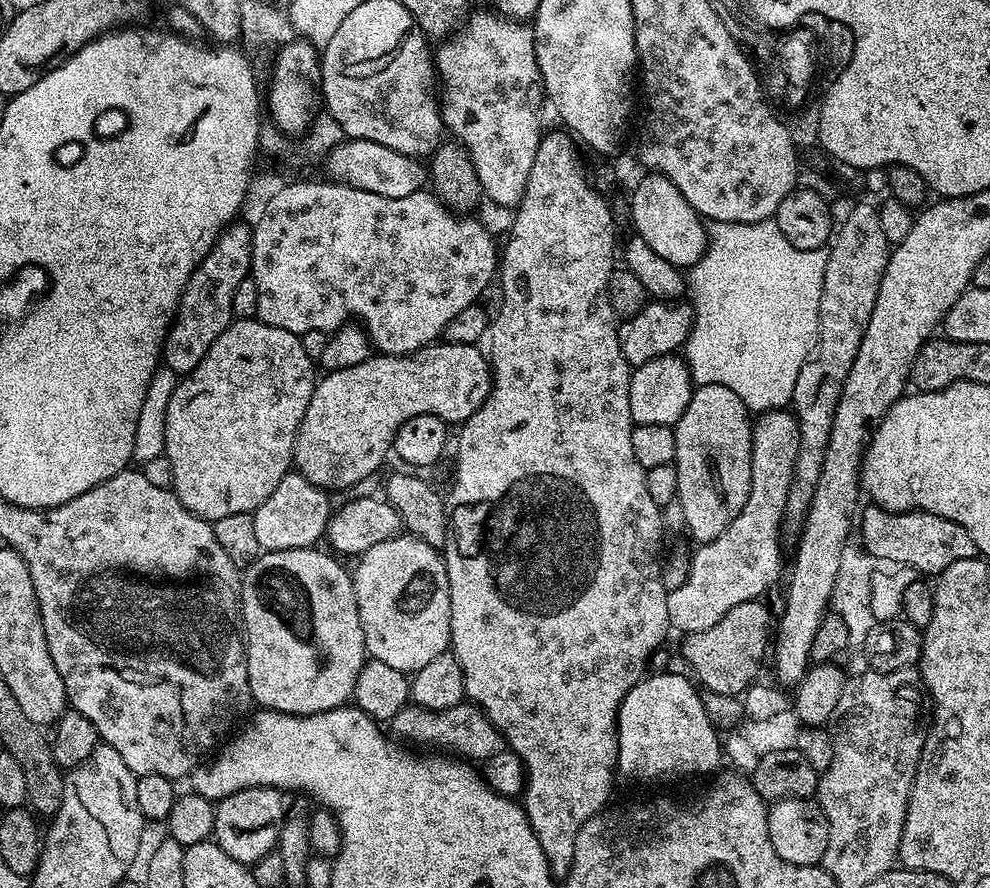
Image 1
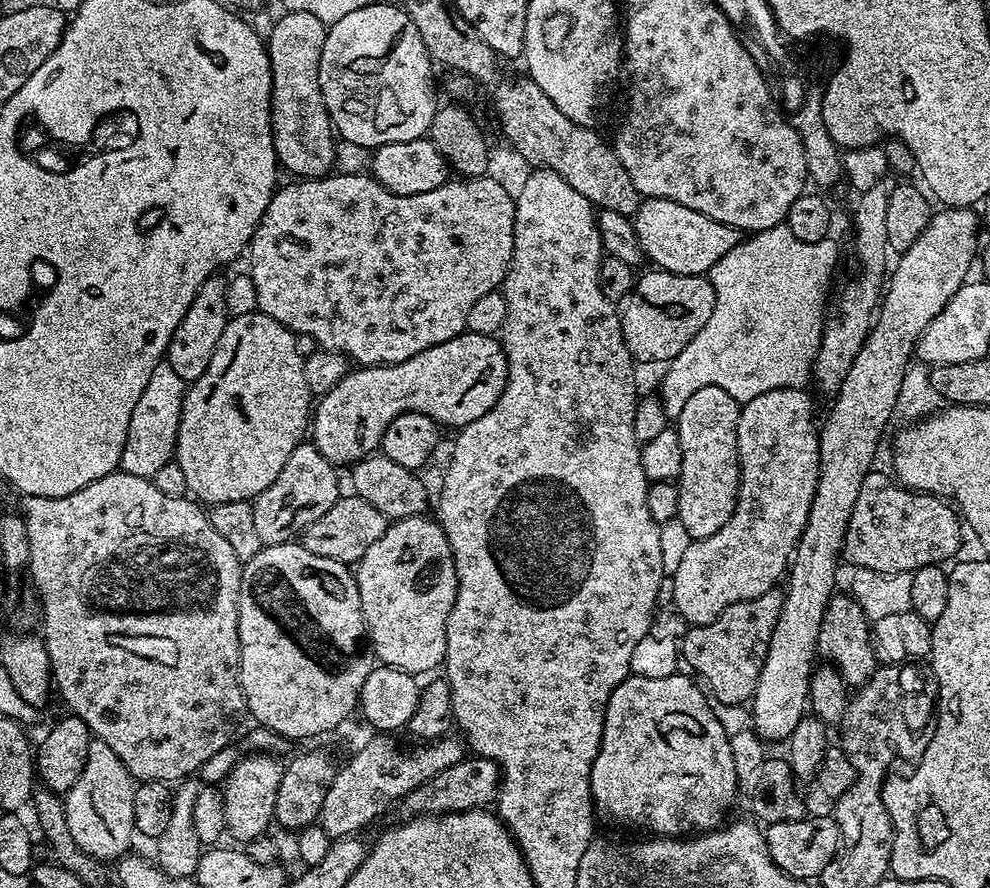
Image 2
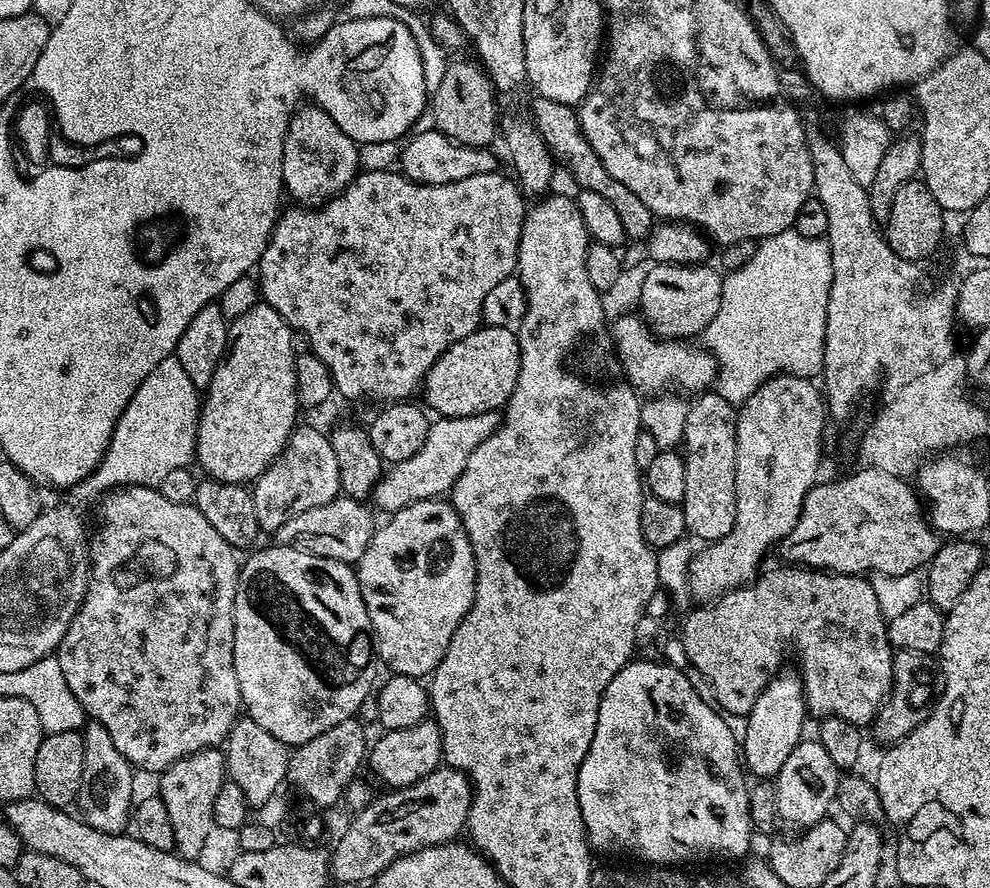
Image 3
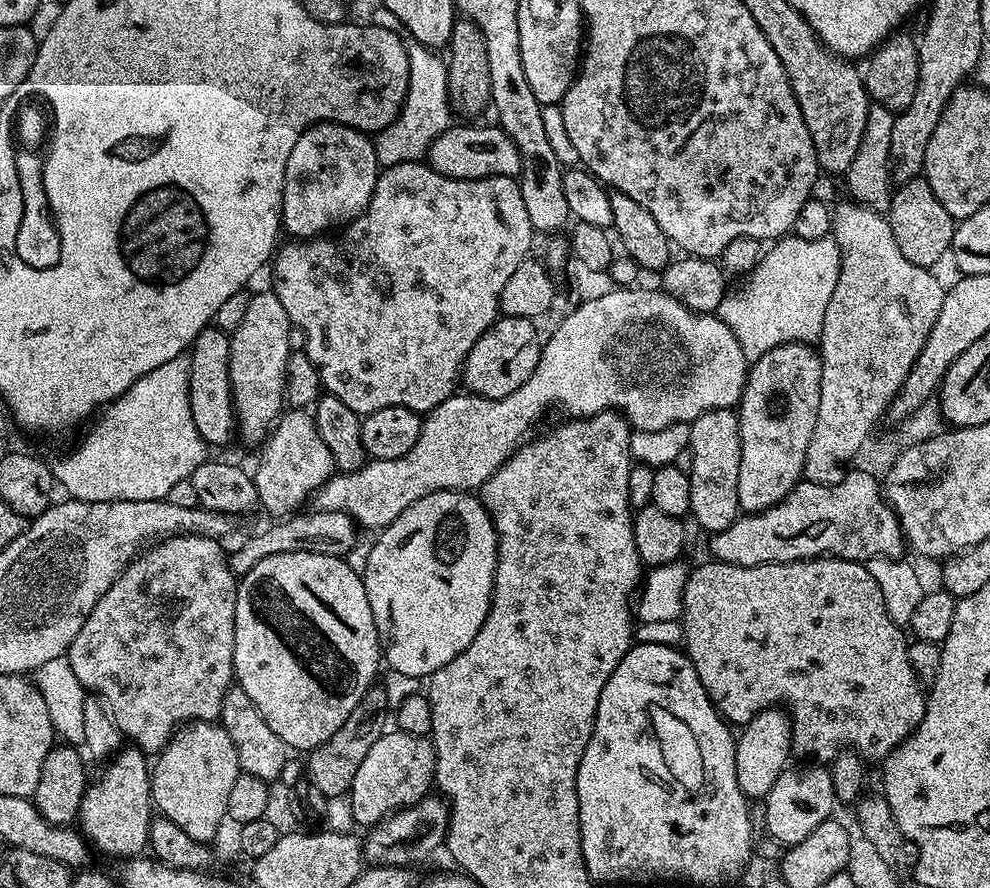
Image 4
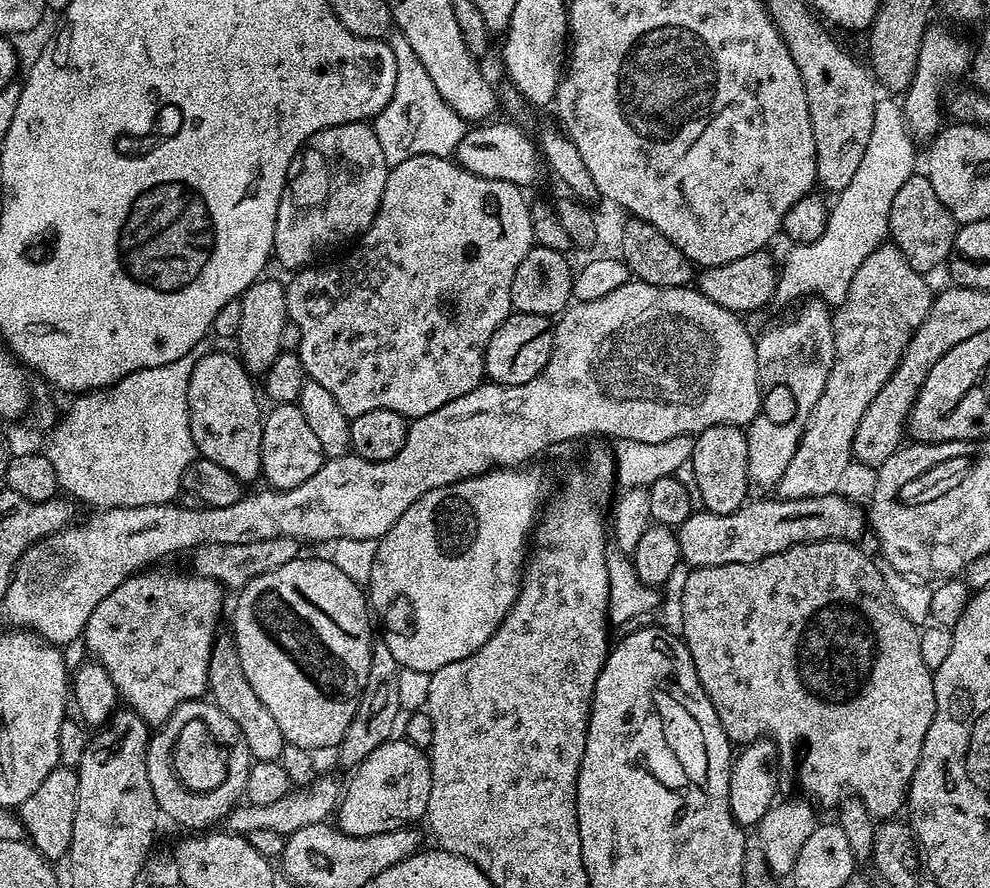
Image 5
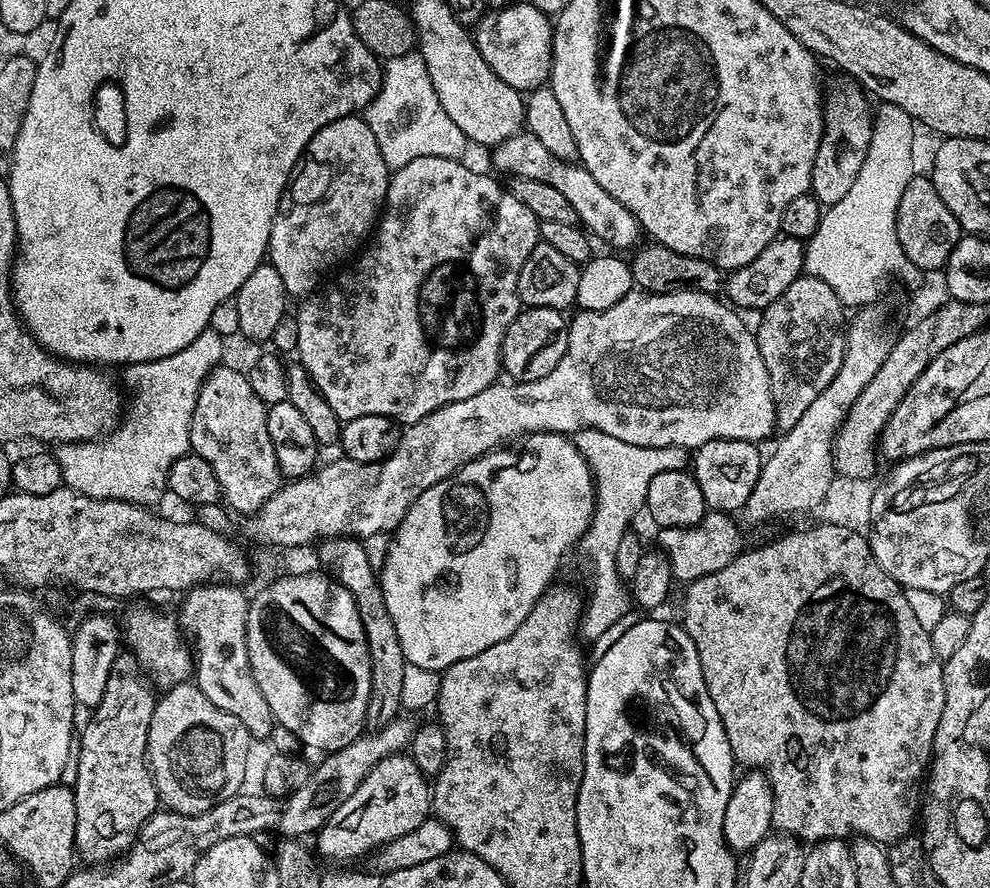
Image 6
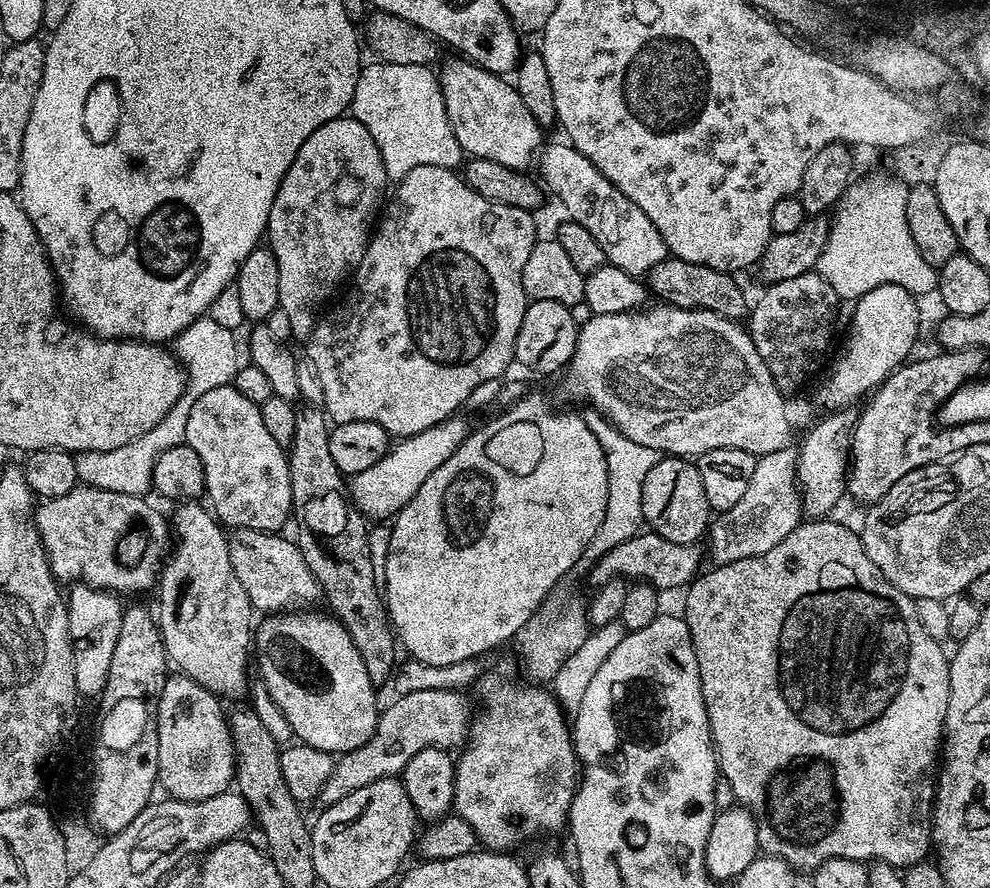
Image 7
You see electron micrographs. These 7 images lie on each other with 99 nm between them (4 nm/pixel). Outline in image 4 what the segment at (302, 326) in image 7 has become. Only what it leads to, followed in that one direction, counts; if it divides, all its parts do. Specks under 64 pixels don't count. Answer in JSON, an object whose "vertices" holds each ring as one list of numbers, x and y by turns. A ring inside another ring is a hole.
{"vertices":[[335,122,312,125,294,142,286,162,280,207,283,231,296,240,310,240,347,225,370,202,381,171,371,135]]}

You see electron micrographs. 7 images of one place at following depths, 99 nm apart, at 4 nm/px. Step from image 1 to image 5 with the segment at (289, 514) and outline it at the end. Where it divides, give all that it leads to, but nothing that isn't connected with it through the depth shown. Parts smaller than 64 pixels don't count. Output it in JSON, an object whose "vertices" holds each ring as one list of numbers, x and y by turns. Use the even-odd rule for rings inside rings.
{"vertices":[[299,403,278,404,269,407,264,416,262,430,262,466,263,479,268,479,267,487,272,490,290,490,294,486,302,486,306,478,318,474,326,459,322,446,318,446,318,438,310,430]]}

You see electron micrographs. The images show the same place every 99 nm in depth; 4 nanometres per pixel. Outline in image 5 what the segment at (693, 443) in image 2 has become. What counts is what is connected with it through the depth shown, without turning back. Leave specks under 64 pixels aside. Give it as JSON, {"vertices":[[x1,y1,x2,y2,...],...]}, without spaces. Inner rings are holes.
{"vertices":[[734,424,710,426,695,437,696,445,692,451,690,469,696,479,694,492,705,509,714,514,730,514,738,510,749,499,748,433,743,427]]}

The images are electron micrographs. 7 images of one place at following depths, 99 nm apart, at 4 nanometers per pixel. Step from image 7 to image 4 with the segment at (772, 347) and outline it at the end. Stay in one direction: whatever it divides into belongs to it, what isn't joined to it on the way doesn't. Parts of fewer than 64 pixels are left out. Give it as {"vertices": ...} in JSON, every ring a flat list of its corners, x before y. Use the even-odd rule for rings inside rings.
{"vertices":[[783,344,782,346,774,346,774,350,770,350,766,354,762,354,762,358,751,361,748,369,748,377,744,383,744,389,740,395,740,403,738,405,738,415,740,418,740,465,738,466,738,502,740,503,741,513,761,512,770,506,774,506,778,502,782,502,782,498,786,498,786,494,790,494,790,490,800,483,804,475,804,463,806,462,806,446,810,446,810,434,814,434,814,422,818,422,818,402,820,401,820,379,822,378,822,362,820,361,819,351,812,344],[776,396,780,396,780,400,784,405,780,409,772,408]]}

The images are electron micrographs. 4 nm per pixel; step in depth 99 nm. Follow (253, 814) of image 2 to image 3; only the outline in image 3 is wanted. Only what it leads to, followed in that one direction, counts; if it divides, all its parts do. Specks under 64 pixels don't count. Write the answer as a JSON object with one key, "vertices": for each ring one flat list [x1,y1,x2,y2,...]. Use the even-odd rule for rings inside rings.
{"vertices":[[247,718,237,720,222,751,227,779,237,784,242,794,246,794,249,809,260,809,268,798,281,791,280,783,283,785,288,779,289,745,278,742,278,738,262,730,258,722]]}

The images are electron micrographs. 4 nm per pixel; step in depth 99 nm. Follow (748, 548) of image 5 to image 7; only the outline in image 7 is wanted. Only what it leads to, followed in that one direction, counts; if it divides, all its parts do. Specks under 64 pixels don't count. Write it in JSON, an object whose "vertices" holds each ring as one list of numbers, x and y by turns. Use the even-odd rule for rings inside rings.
{"vertices":[[641,530,637,536,622,542,622,546,614,546,614,550,610,550,591,565,592,580,594,585,601,586,616,577,623,577,628,582,651,584,657,590,665,590,664,588,684,590,701,571,698,549,696,544,670,542,670,538,662,538,657,532]]}

